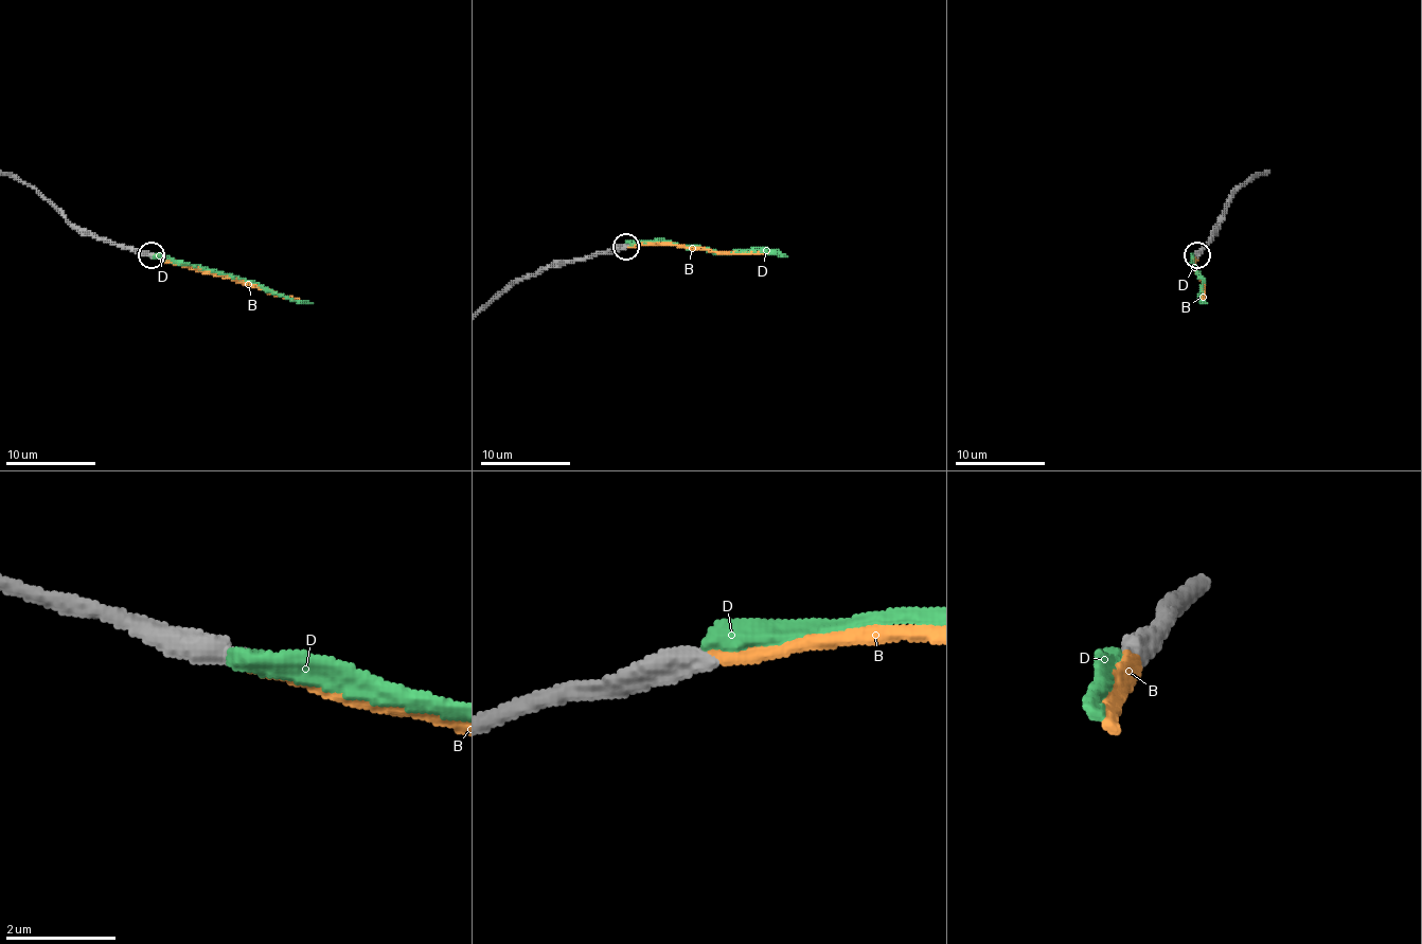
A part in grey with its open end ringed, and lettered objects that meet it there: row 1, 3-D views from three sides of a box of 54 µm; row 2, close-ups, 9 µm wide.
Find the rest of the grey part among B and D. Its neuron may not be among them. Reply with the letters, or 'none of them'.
B

